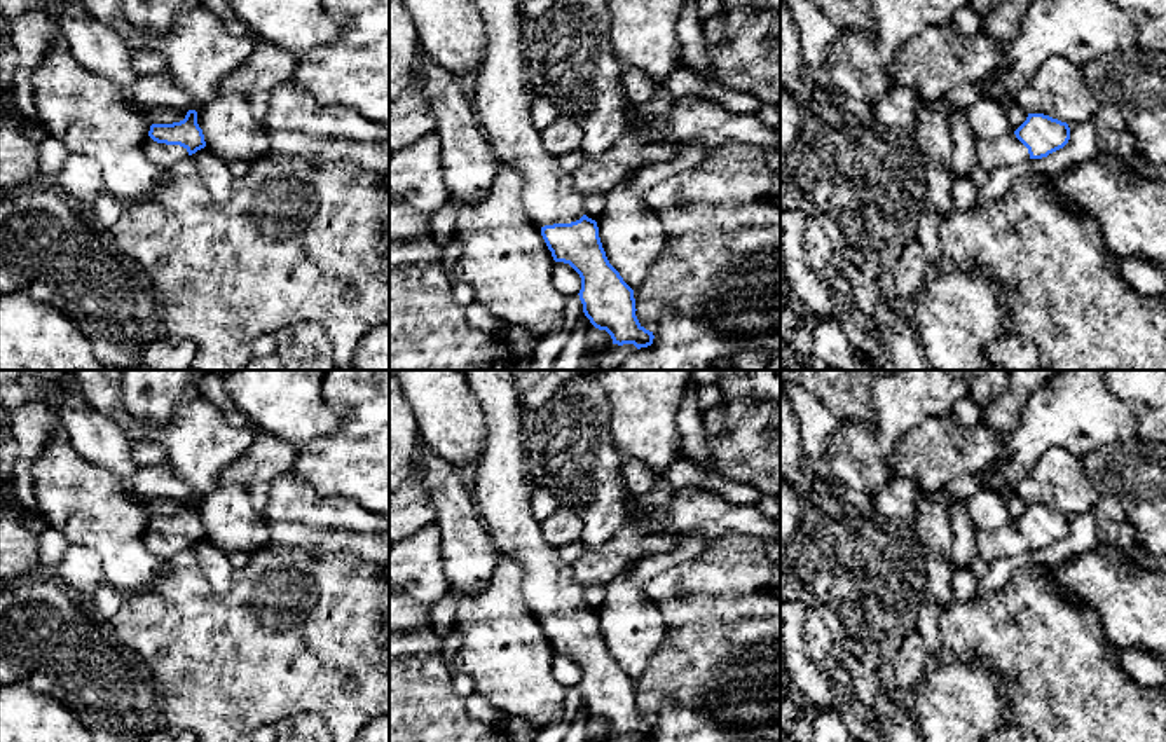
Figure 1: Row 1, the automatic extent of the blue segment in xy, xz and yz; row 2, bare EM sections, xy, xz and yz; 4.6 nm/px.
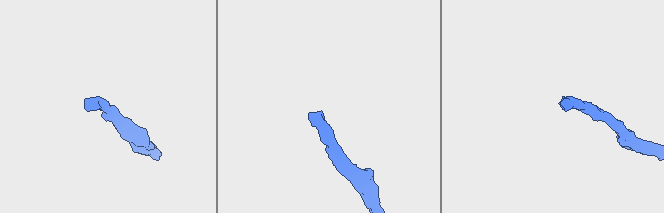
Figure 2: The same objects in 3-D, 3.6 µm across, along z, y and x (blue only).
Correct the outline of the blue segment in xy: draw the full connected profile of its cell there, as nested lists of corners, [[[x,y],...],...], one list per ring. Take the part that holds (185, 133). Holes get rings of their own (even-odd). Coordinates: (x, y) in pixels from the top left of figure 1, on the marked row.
[[[189,110],[185,119],[173,124],[152,124],[143,143],[147,161],[168,171],[187,155],[204,148],[204,134],[197,124],[197,112]]]

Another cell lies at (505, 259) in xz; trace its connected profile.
[[[497,162],[485,197],[477,204],[450,201],[463,255],[454,279],[475,288],[475,299],[503,325],[532,332],[538,340],[564,326],[566,295],[552,281],[555,260],[524,201],[524,178]]]

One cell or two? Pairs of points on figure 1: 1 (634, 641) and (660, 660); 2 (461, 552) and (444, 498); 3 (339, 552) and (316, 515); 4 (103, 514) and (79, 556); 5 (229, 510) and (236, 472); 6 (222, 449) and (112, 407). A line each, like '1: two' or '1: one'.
1: two
2: one
3: one
4: two
5: two
6: one

